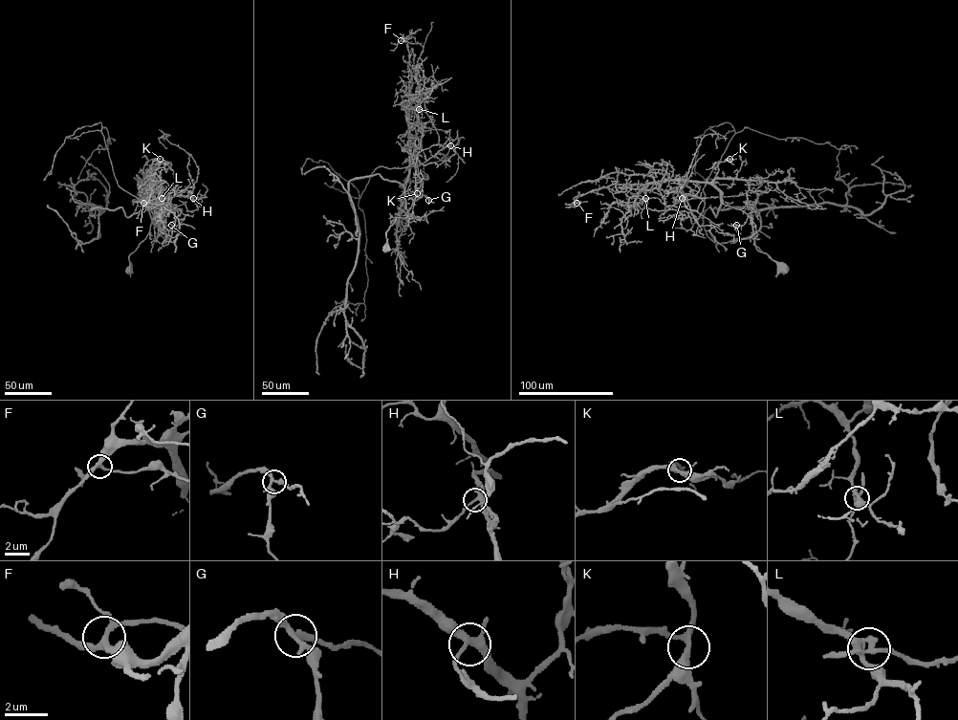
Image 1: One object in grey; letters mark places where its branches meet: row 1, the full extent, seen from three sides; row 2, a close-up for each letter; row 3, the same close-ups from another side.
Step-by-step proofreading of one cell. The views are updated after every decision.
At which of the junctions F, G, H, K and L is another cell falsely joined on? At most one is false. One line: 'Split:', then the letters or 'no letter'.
Split: L

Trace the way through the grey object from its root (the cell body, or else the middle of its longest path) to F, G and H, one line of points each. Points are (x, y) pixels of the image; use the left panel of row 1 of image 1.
F: (128, 268), (129, 255), (150, 229), (151, 215), (146, 198), (152, 181), (150, 197), (143, 203)
G: (128, 268), (129, 255), (149, 232), (151, 216), (154, 225), (171, 225)
H: (128, 268), (129, 255), (150, 229), (146, 198), (151, 182), (163, 207), (167, 198), (181, 195), (193, 198)

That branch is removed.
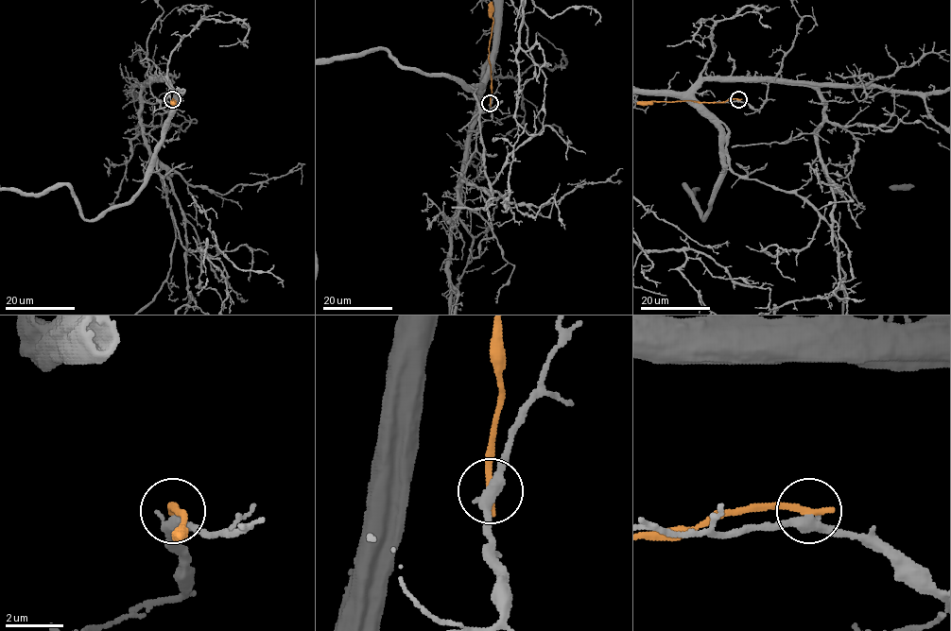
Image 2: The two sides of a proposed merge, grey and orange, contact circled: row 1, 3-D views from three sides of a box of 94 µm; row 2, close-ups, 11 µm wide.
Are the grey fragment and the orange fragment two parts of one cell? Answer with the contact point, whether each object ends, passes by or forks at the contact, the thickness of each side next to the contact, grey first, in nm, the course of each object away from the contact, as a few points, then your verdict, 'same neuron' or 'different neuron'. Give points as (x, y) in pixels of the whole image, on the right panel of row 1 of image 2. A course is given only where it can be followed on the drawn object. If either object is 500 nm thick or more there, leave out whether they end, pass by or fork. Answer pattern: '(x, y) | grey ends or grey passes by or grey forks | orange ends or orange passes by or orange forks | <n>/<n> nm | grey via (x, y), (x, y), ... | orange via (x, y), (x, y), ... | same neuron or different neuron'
(738, 99) | grey passes by | orange ends | 360/280 nm | grey via (739, 100), (756, 111), (768, 81), (694, 93), (729, 166), (816, 211) | orange via (739, 99), (717, 102), (658, 101), (637, 104) | different neuron

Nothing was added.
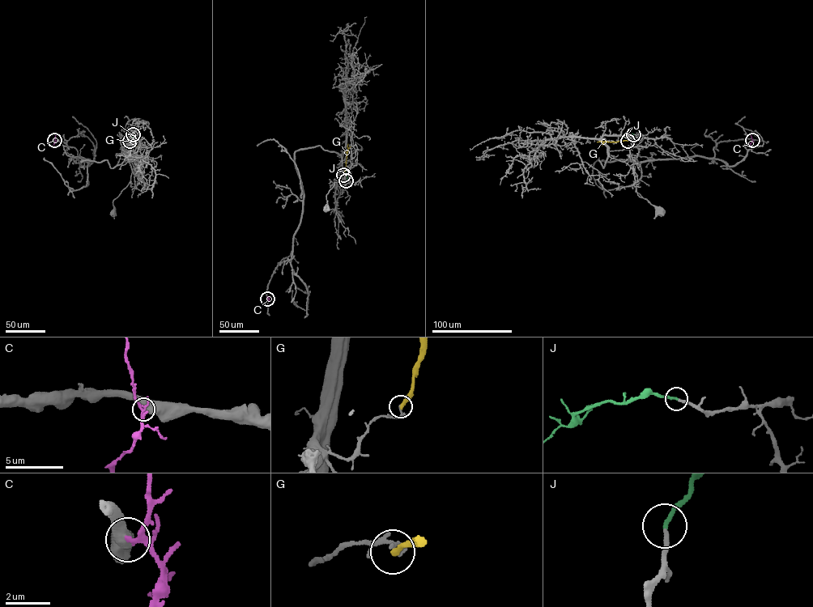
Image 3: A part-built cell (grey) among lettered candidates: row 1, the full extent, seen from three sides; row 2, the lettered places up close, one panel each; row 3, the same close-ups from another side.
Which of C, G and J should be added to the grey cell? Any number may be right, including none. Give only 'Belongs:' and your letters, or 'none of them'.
Belongs: J

